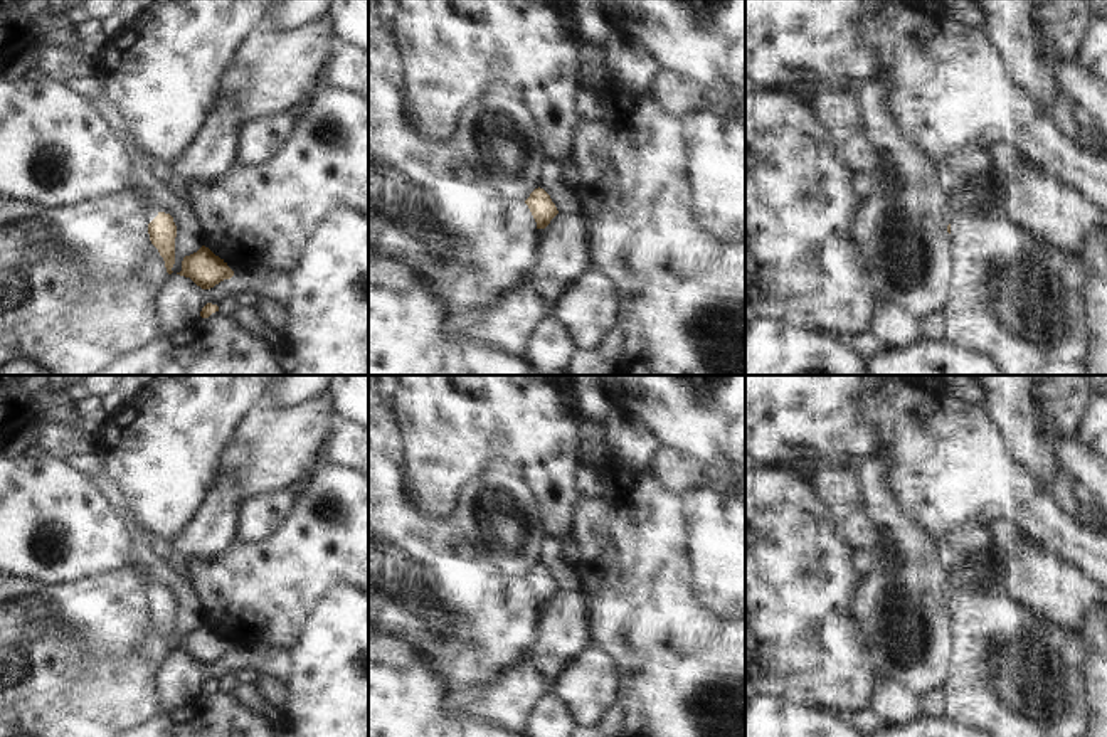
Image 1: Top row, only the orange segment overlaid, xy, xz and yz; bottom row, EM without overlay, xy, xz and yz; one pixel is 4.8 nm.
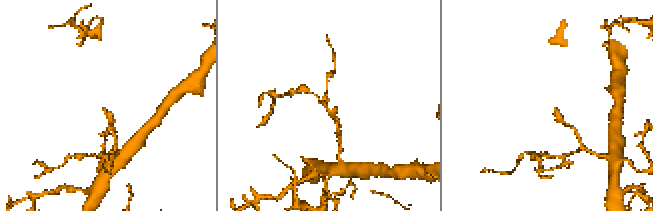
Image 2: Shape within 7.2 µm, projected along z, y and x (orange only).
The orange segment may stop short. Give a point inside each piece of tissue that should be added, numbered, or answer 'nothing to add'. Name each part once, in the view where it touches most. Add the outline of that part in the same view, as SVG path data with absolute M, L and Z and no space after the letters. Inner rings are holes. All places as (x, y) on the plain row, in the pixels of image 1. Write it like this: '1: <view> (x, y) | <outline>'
1: xy (152, 588) | M148 579L148 581L145 582L145 589L146 589L146 594L148 594L148 601L150 601L160 589L168 591L165 586L160 586L160 584L155 582L153 579Z

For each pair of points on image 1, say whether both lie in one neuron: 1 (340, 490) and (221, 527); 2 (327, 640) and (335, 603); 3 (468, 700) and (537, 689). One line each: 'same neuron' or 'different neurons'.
1: different neurons
2: same neuron
3: same neuron

